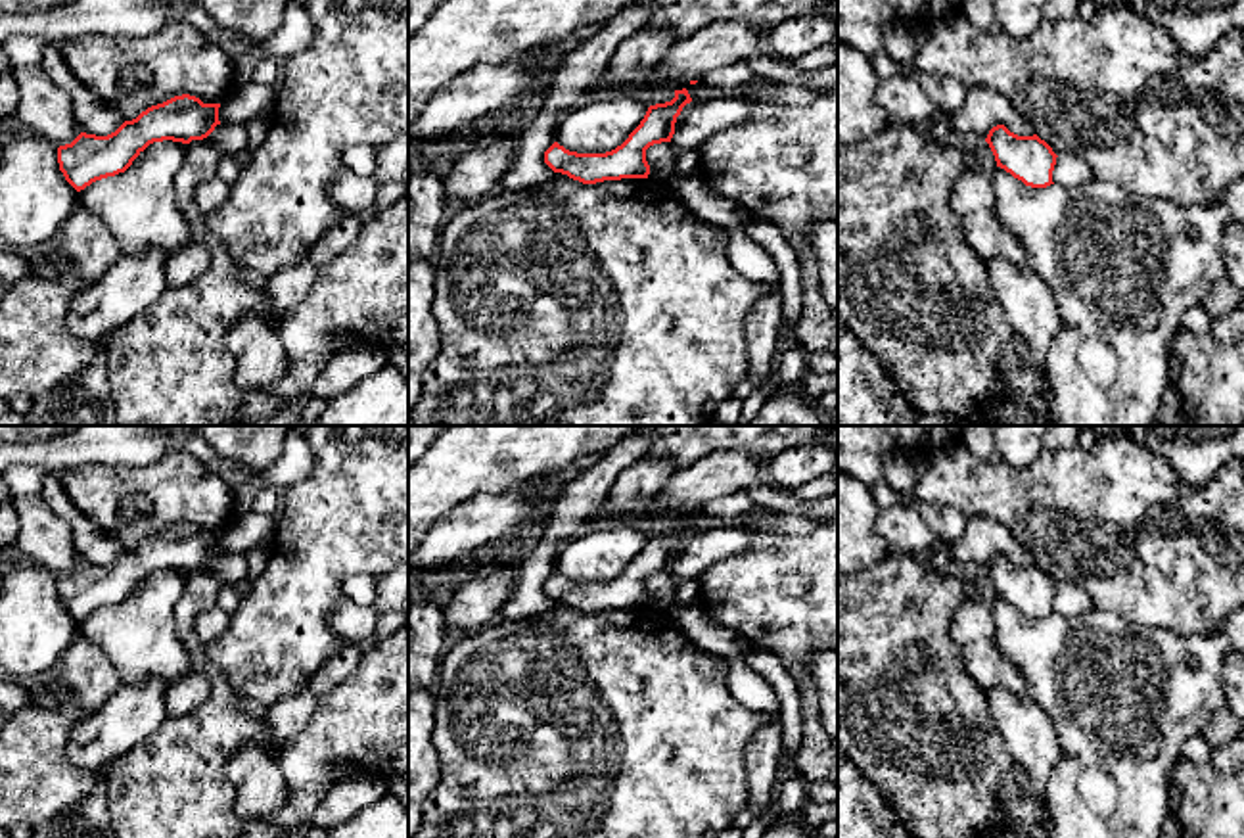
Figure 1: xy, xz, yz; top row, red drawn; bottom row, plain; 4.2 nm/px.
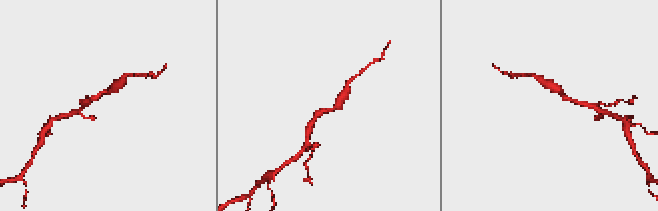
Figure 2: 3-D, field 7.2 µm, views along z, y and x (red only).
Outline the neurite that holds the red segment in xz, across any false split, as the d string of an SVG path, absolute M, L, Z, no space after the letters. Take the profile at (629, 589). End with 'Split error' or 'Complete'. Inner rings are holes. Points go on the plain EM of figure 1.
M686 518L675 520L671 531L650 535L640 554L615 579L606 583L577 583L554 571L544 581L544 593L554 602L567 604L583 614L648 608L646 579L654 573L671 571L677 547L690 531L692 527Z. Complete

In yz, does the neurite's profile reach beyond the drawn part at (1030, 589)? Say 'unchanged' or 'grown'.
unchanged

